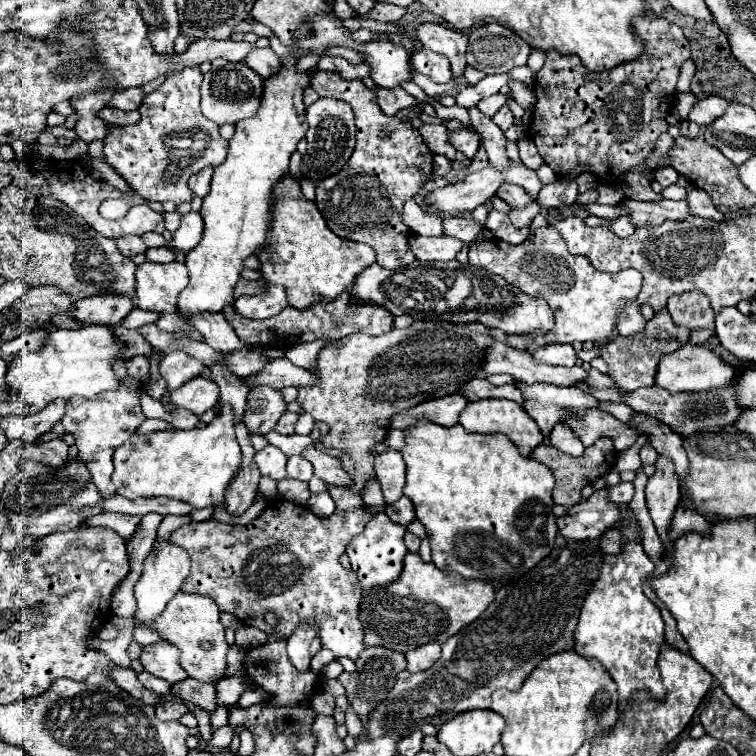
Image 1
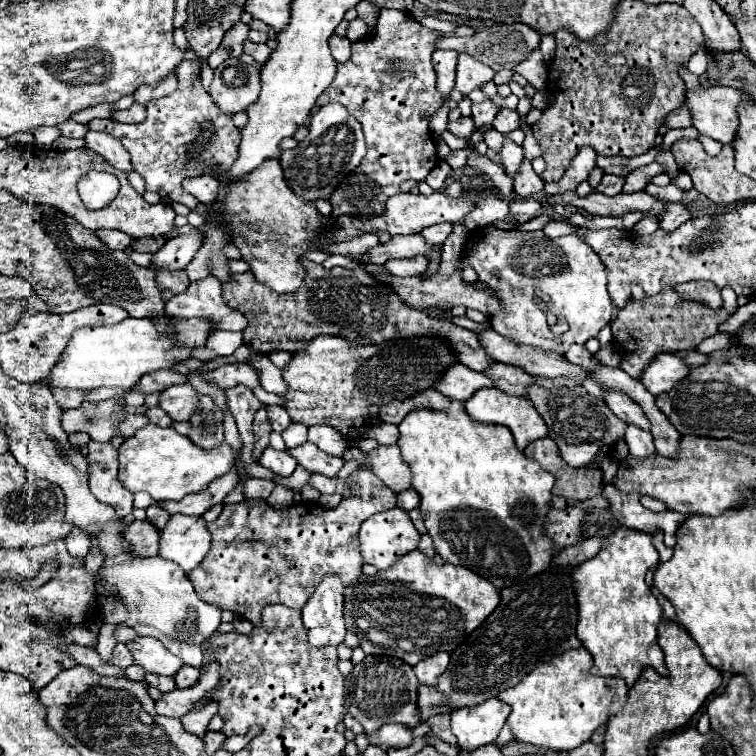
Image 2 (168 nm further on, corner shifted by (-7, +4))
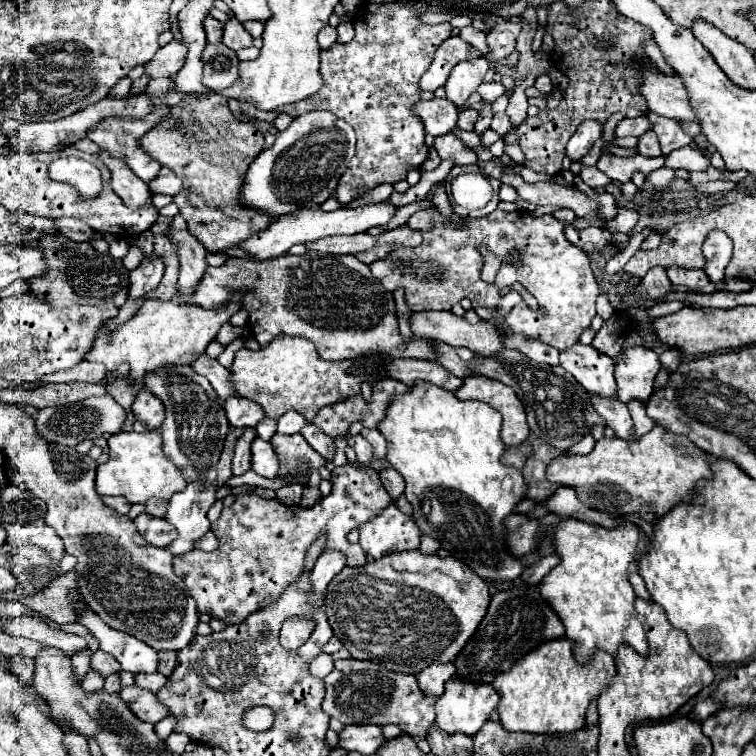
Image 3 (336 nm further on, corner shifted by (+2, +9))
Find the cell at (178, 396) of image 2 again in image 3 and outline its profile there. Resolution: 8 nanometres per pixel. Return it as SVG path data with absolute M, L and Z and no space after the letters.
M142 390L136 396L132 404L132 414L136 416L136 420L146 424L148 430L158 430L162 426L162 418L164 418L162 402L158 402L158 398L152 398L148 390Z

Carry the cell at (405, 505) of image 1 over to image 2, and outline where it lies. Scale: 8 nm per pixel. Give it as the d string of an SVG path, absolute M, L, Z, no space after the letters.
M413 489L399 493L397 495L397 507L403 509L403 511L411 511L411 509L419 507L419 495Z

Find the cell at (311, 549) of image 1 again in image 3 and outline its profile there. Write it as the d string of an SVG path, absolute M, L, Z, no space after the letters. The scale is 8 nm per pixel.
M350 464L334 468L330 484L332 492L320 498L312 508L286 506L256 494L236 496L234 504L224 508L222 516L212 524L220 546L212 552L194 550L192 554L180 554L172 562L174 574L184 580L198 610L226 624L242 624L252 612L278 600L282 590L298 580L306 550L324 530L328 534L326 548L342 550L348 558L348 566L362 566L366 554L360 544L350 544L346 534L376 518L392 504L392 498L372 468L354 468Z

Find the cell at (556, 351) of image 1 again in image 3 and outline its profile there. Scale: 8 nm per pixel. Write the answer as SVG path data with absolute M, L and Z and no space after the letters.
M576 342L574 346L560 352L560 366L570 372L588 392L616 398L614 360L598 352L594 346L584 346Z

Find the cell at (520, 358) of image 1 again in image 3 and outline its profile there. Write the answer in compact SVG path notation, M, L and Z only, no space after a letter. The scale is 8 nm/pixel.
M306 252L302 256L290 256L290 254L282 254L280 258L274 258L274 260L266 260L266 262L252 262L252 260L242 260L242 258L228 258L222 266L218 268L206 268L206 274L200 278L196 290L188 296L182 296L178 294L178 288L176 288L176 296L182 298L184 302L188 304L198 304L202 308L218 308L222 304L226 304L230 300L230 294L232 292L242 292L244 298L242 298L242 306L244 310L248 310L250 318L248 318L248 328L252 332L252 336L258 340L260 346L266 346L270 344L276 336L300 336L300 338L306 338L310 340L314 346L316 346L316 352L320 358L324 360L346 360L346 358L358 358L358 356L374 356L374 354L382 354L382 356L392 356L392 358L424 358L424 360L432 360L434 358L434 350L430 346L430 340L424 340L424 338L414 338L406 344L402 338L400 338L400 332L398 332L398 318L396 318L396 308L394 308L394 296L378 282L372 278L370 274L370 268L366 264L362 264L356 256L338 256L338 254L318 254L318 252Z

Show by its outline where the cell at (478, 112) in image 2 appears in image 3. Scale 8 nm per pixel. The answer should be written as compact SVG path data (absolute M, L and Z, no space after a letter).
M464 110L464 112L458 114L458 126L462 130L470 130L472 132L476 118L478 118L478 112L476 110Z

